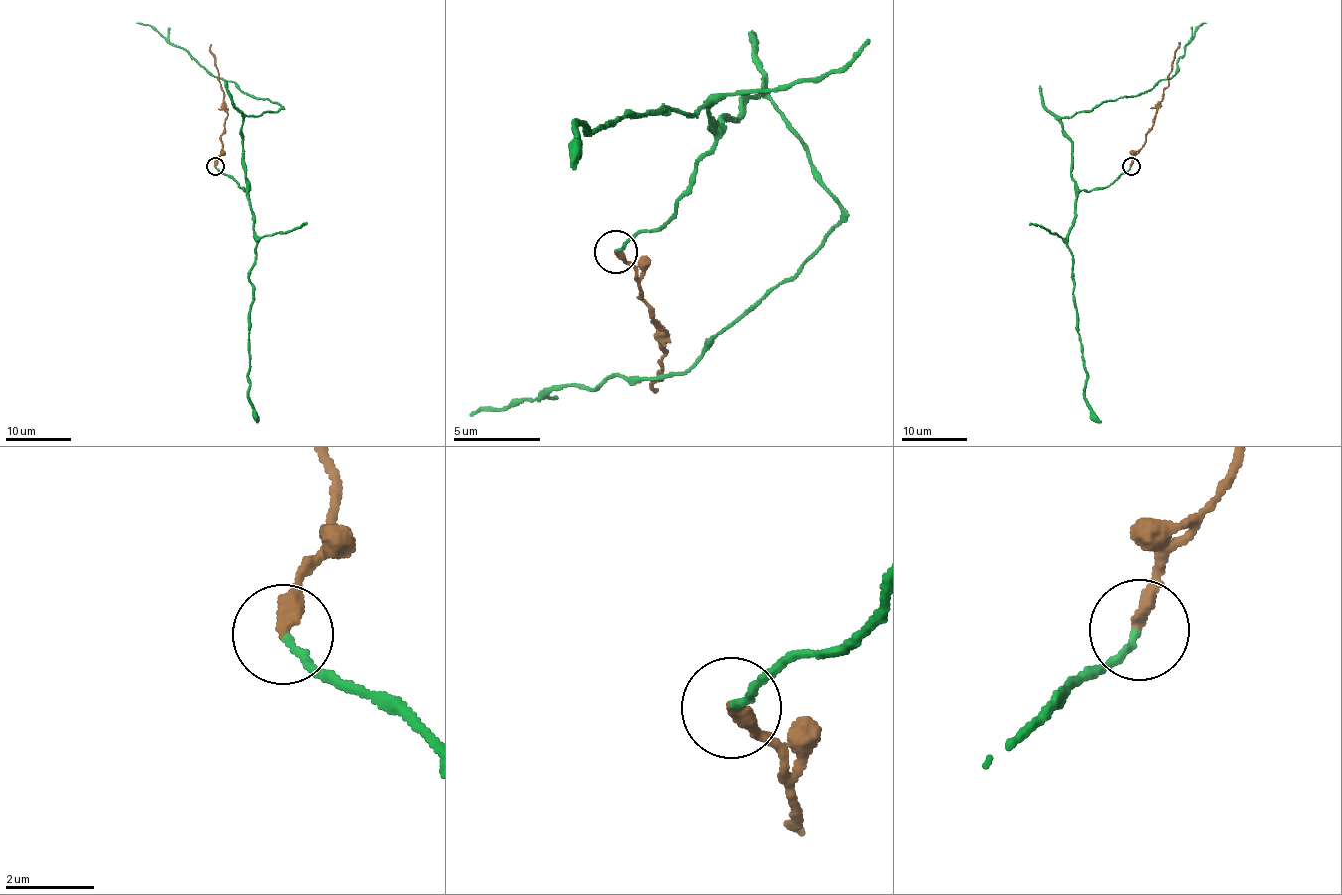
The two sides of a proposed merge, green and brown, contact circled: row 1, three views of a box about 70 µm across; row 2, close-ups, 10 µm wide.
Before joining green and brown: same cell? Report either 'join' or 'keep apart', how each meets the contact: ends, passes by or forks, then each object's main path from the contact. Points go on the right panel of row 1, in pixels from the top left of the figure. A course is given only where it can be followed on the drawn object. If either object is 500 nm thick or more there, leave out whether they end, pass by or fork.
keep apart; green ends; brown ends; course green (1130, 166), (1107, 186), (1079, 189), (1060, 120), (1140, 95), (1175, 74), (1195, 28), (1206, 22); course brown (1130, 166), (1146, 141), (1146, 133), (1156, 113), (1180, 42)

